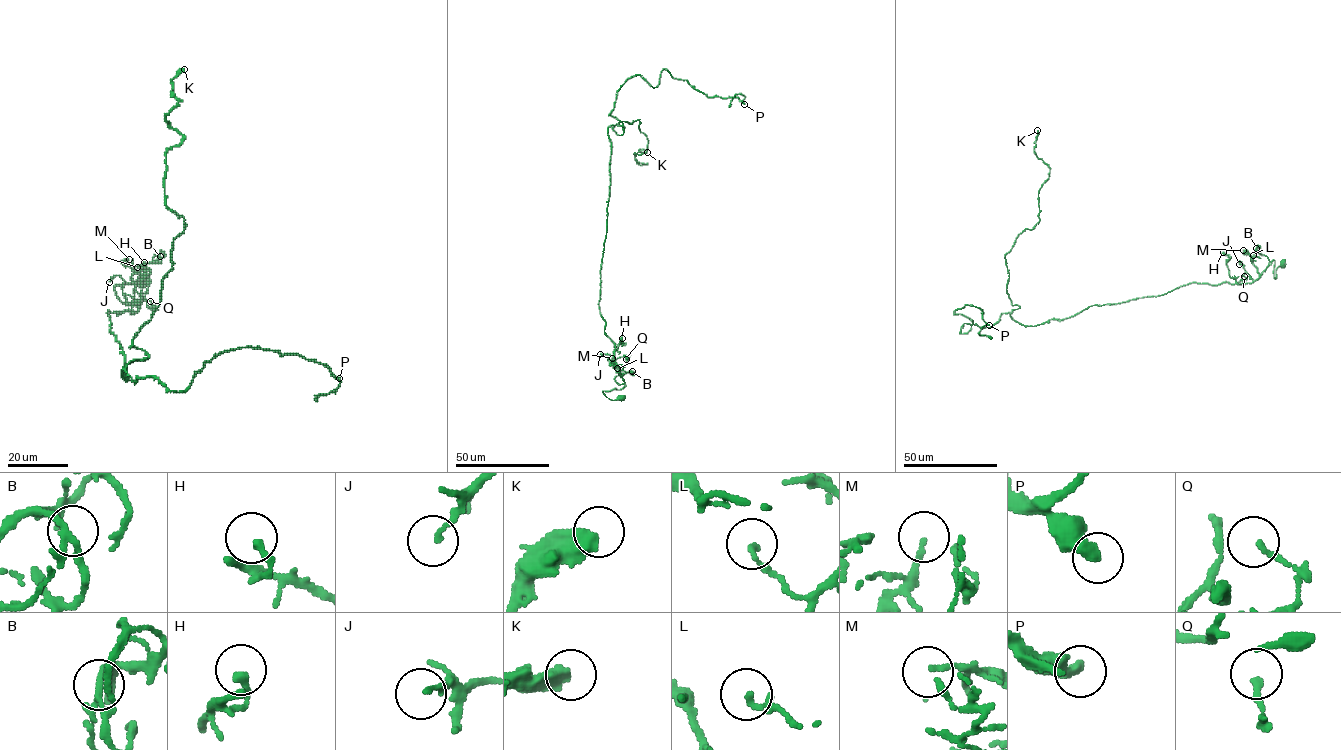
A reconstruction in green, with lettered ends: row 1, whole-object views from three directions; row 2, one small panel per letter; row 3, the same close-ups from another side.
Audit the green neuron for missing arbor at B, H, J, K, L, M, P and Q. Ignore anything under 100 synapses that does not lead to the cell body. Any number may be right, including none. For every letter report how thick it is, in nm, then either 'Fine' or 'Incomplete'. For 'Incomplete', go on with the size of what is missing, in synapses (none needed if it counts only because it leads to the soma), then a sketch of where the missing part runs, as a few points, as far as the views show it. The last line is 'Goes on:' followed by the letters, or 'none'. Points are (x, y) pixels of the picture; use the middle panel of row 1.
B: Thickness 160 nm. Fine
H: Thickness 240 nm. Fine
J: Thickness 130 nm. Fine
K: Thickness 500 nm. Fine
L: Thickness 160 nm. Fine
M: Thickness 100 nm. Fine
P: Thickness 360 nm. Fine
Q: Thickness 190 nm. Fine
Goes on: none

